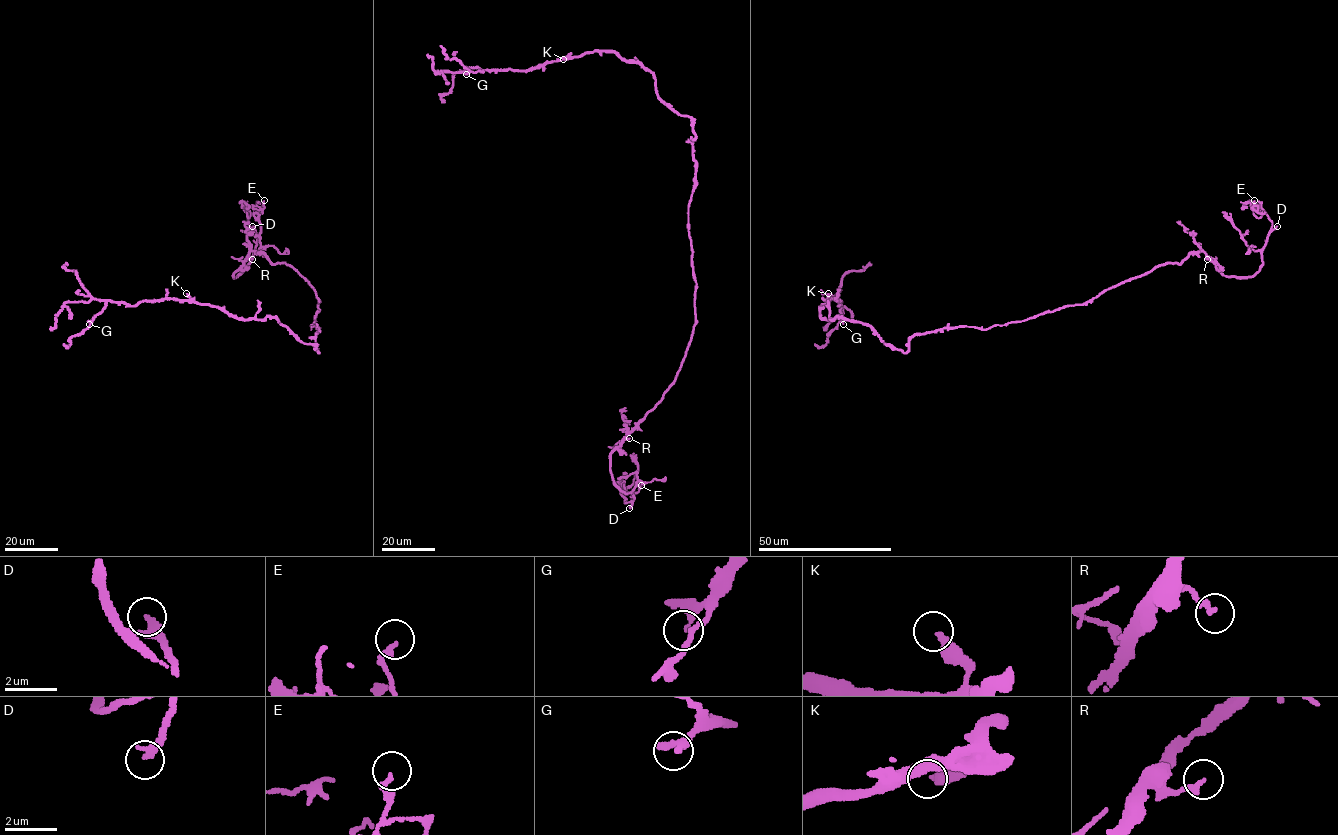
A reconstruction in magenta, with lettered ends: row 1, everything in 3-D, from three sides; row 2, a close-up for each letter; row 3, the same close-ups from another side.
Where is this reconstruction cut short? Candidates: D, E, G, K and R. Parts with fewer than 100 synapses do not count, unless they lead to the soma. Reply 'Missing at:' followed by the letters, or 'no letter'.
Missing at: D

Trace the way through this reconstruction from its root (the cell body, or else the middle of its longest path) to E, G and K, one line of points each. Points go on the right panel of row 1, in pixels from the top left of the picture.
E: (980, 329), (1086, 303), (1191, 252), (1203, 251), (1224, 275), (1253, 276), (1272, 226), (1254, 200)
G: (980, 329), (914, 334), (903, 352), (864, 324), (822, 319), (821, 306), (840, 300), (843, 324)
K: (980, 329), (958, 326), (914, 334), (903, 352), (864, 324), (822, 319), (820, 307), (828, 293)

